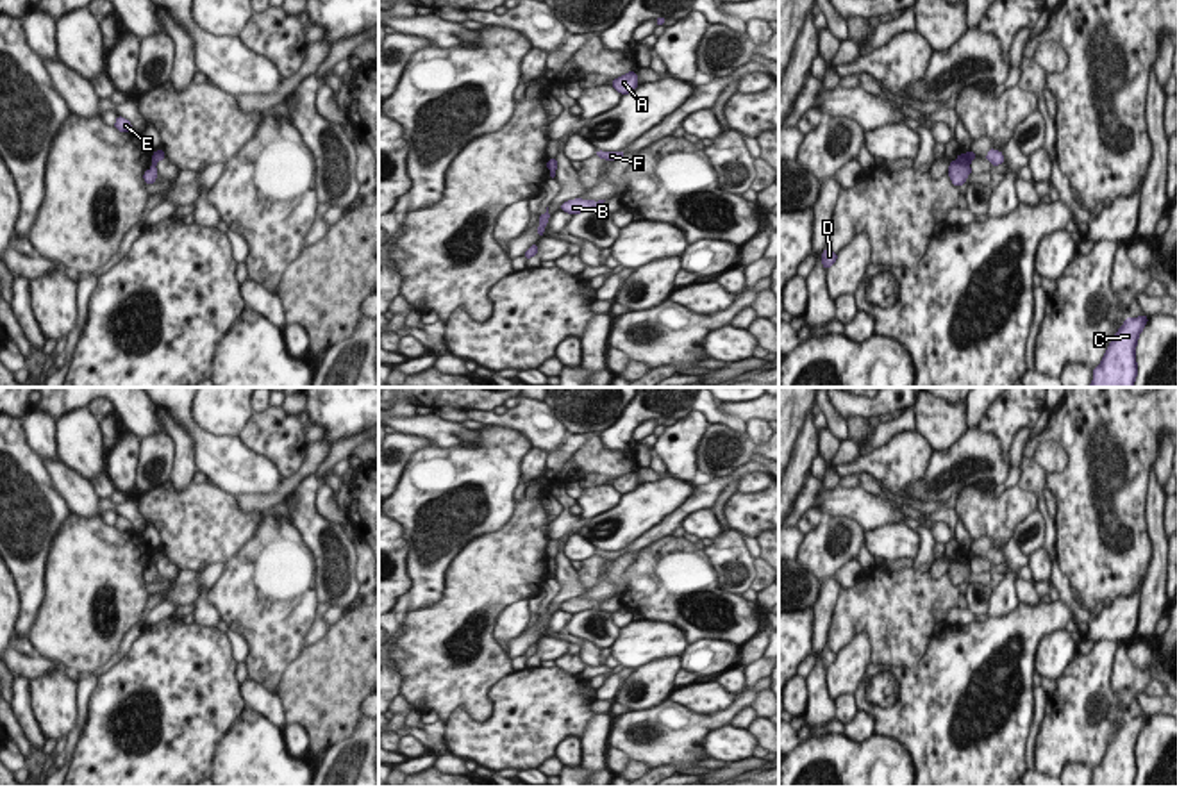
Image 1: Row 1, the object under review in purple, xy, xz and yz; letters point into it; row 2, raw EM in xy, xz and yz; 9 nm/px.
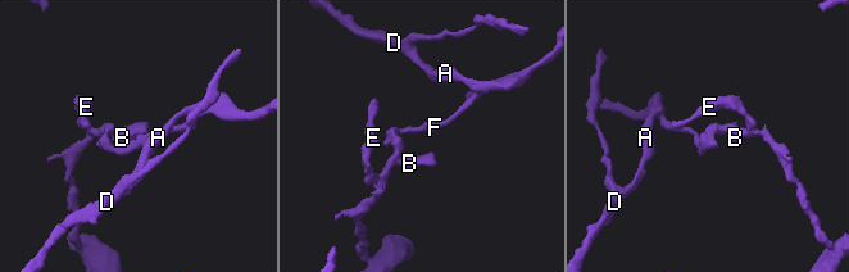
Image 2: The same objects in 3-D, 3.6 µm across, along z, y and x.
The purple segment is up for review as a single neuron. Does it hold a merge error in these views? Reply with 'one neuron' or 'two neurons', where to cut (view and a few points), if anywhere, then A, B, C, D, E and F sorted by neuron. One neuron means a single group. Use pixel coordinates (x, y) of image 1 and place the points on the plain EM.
two neurons | yz (959, 561), (963, 564), (968, 563) | A D F / B C E

